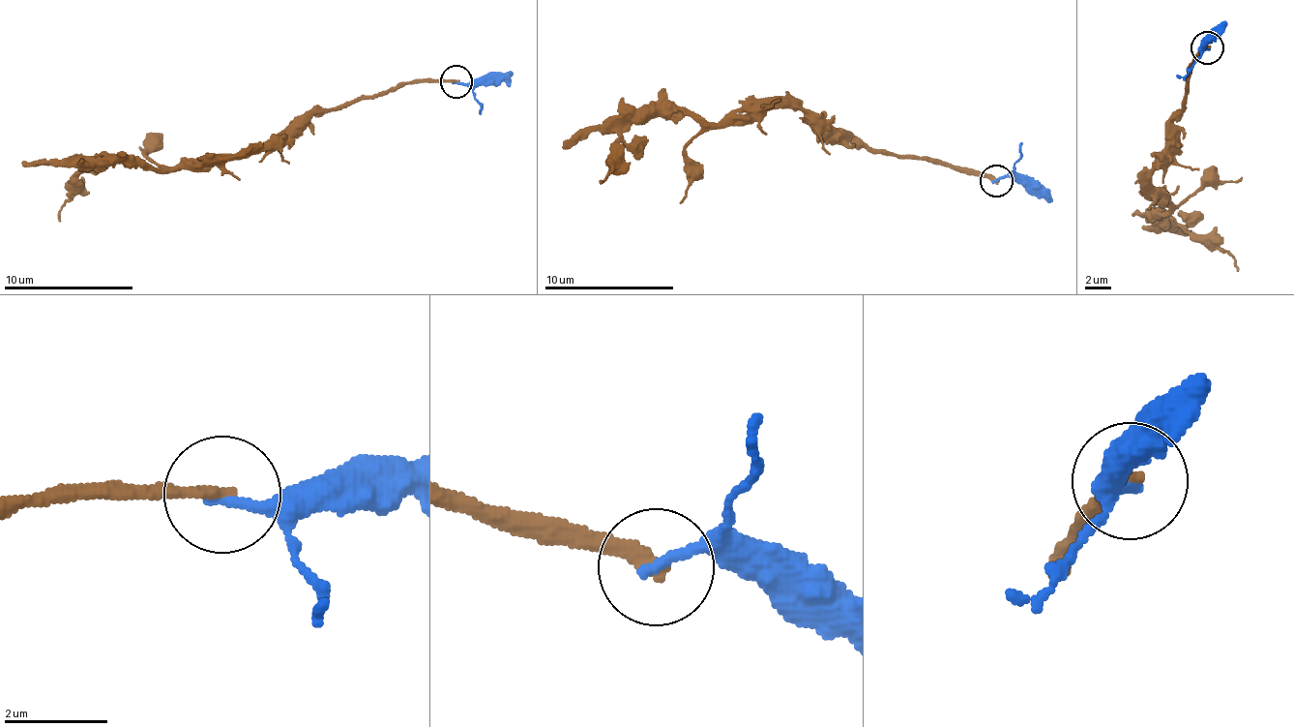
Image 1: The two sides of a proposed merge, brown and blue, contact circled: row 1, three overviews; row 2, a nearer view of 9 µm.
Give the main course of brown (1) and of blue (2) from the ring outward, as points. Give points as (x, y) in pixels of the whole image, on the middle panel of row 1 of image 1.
1: (997, 181), (832, 141), (800, 108), (745, 109), (715, 123), (647, 115), (621, 134), (618, 164), (602, 184)
2: (997, 181), (1029, 177), (1052, 202)

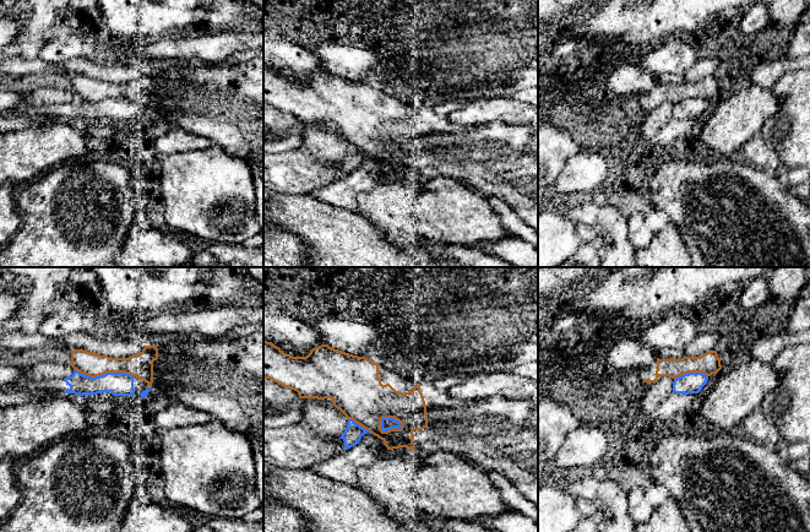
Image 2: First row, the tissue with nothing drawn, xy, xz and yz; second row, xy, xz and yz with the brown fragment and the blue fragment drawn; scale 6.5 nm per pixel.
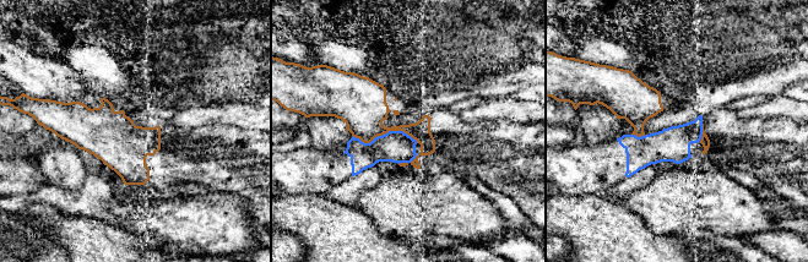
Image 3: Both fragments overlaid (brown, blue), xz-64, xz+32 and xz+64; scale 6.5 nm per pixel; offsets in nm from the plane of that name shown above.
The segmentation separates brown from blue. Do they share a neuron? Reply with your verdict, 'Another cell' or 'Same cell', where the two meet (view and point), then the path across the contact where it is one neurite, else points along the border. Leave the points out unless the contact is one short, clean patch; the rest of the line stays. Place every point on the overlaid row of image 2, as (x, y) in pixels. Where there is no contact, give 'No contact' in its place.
Another cell. Touches brown at xy (104, 373)

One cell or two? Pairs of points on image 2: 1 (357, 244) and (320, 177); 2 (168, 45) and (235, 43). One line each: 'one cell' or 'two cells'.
1: two cells
2: one cell

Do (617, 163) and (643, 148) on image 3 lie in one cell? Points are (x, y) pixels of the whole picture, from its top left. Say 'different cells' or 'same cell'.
same cell

